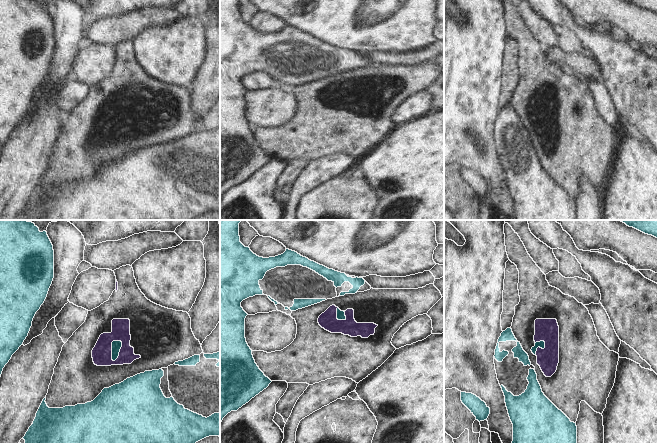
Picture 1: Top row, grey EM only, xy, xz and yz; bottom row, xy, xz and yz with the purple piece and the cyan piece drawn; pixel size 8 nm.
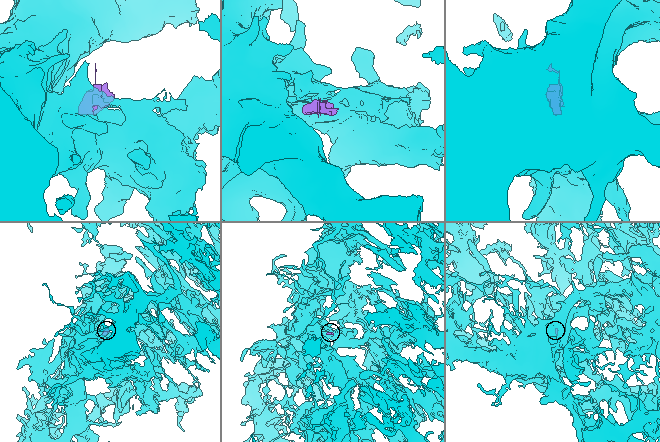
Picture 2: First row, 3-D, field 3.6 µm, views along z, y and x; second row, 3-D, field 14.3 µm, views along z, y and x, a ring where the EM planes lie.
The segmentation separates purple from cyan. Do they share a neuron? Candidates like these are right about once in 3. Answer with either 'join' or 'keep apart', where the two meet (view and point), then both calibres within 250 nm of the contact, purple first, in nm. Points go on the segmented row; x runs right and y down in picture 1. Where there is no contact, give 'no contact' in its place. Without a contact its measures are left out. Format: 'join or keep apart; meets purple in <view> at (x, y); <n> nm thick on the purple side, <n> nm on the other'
keep apart; meets purple in xy at (120, 351); 160 nm thick on the purple side, 80 nm on the other

